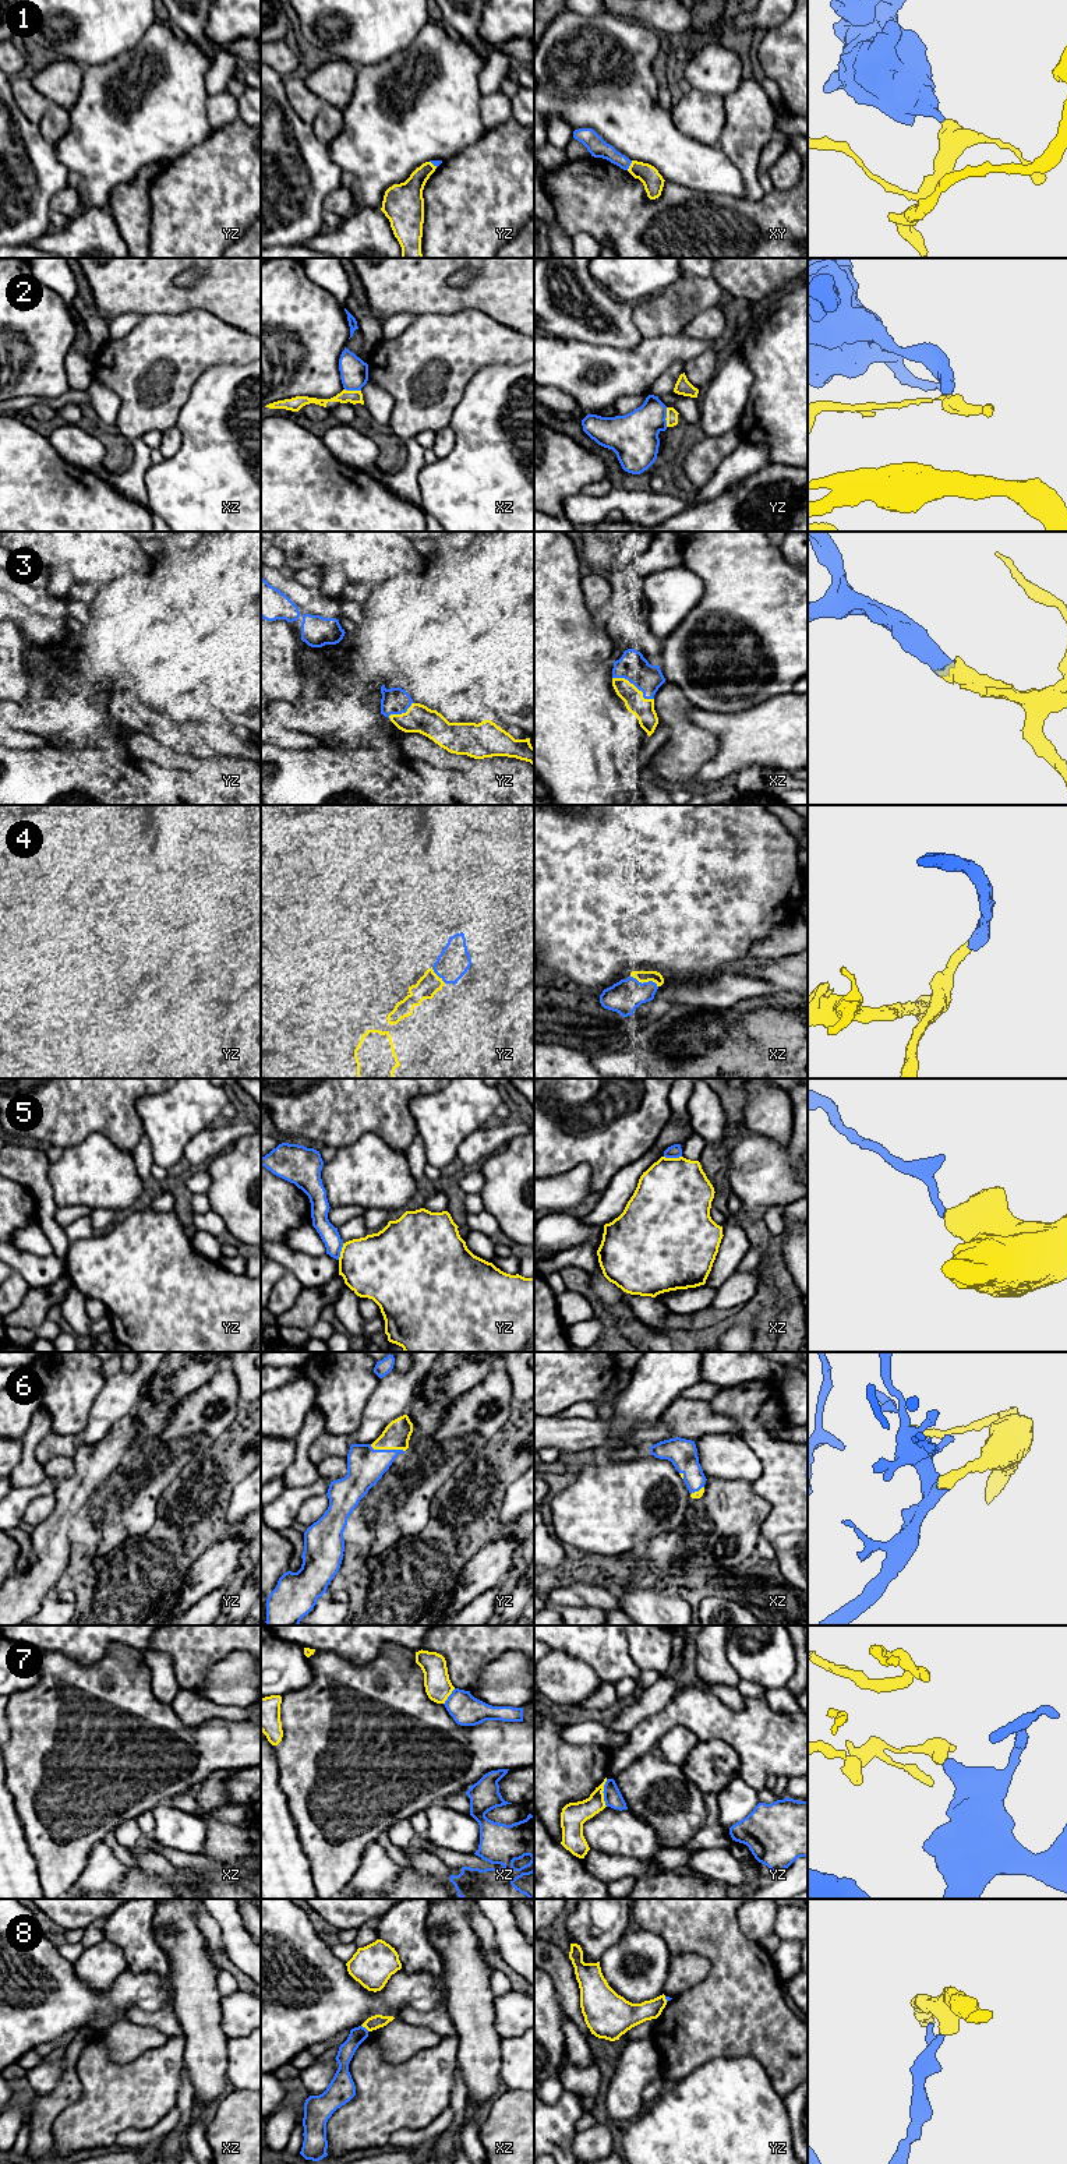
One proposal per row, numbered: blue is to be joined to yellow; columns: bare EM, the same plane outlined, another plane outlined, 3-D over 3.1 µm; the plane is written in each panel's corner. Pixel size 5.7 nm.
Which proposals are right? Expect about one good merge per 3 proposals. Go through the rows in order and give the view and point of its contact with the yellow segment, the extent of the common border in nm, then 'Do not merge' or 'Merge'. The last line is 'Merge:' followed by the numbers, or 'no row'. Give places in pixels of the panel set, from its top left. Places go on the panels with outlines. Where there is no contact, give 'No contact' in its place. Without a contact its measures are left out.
1: Touches yellow at xy (631, 165). Shared border 70 nm. Do not merge
2: Touches yellow at yz (667, 417). Shared border 110 nm. Do not merge
3: Touches yellow at xz (633, 685). Shared border 280 nm. Merge
4: Touches yellow at xz (645, 981). Shared border 180 nm. Merge
5: Touches yellow at xz (672, 1158). Shared border 100 nm. Do not merge
6: Touches yellow at yz (387, 1448). Shared border 200 nm. Merge
7: Touches yellow at yz (603, 1793). Shared border 160 nm. Do not merge
8: Touches yellow at xz (366, 2027). Shared border 60 nm. Do not merge
Merge: 3, 4, 6

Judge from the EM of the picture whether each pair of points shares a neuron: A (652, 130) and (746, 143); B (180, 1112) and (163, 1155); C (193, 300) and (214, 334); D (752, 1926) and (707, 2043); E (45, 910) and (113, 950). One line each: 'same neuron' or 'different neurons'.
A: different neurons
B: same neuron
C: different neurons
D: different neurons
E: same neuron

